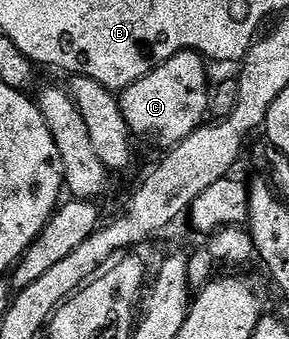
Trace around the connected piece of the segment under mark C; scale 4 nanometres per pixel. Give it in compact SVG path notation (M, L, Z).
M185 50L121 91L124 120L131 135L138 137L139 134L142 138L159 142L165 148L173 148L203 125L207 121L212 101L212 86L209 86L206 66L207 59L202 55L195 50Z

